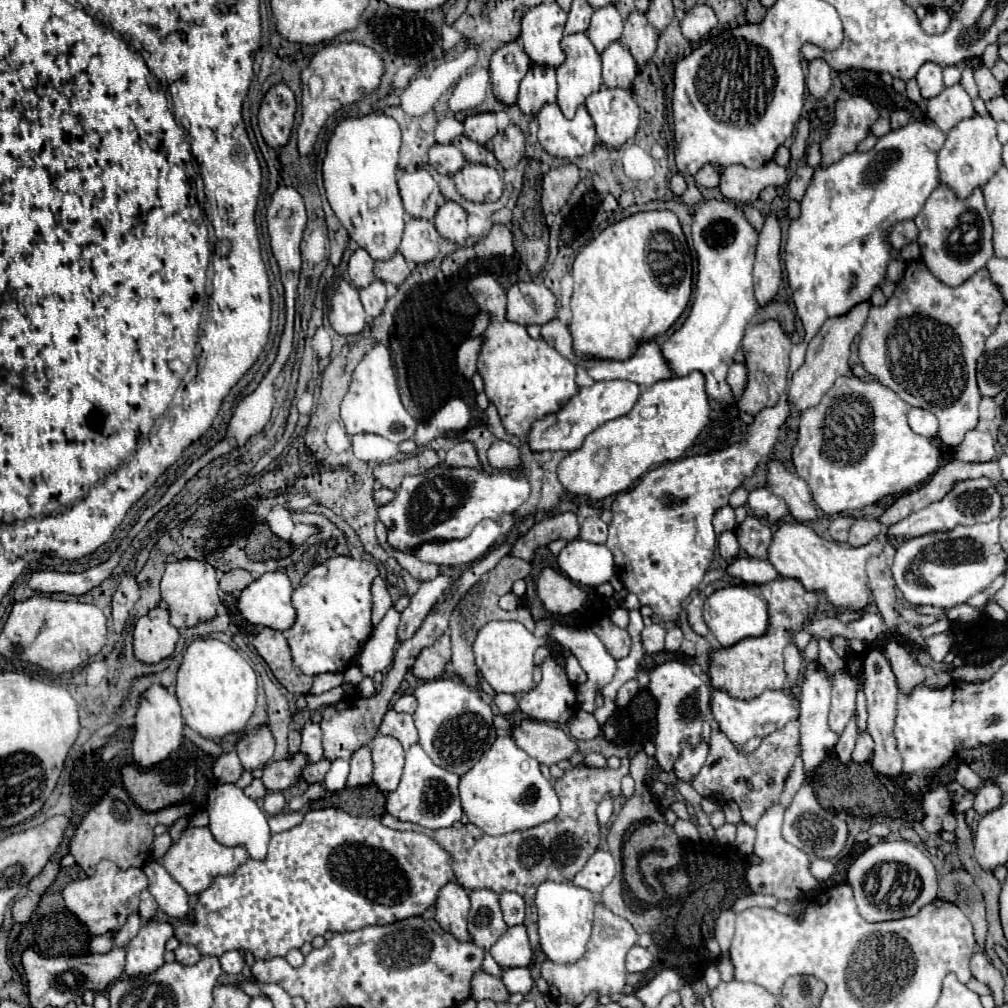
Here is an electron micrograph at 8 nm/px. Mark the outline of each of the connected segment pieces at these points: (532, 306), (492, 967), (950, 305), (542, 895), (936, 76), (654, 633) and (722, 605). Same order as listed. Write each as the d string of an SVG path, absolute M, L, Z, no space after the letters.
M517 282L507 292L507 320L529 326L547 324L557 318L557 298L541 282Z
M487 952L487 956L483 958L483 964L481 964L481 970L483 972L487 972L487 974L491 974L491 976L495 976L495 978L501 978L501 974L503 974L503 970L501 970L501 966L493 960L493 956Z
M915 260L907 266L903 280L897 284L895 294L887 300L885 306L871 306L867 322L861 330L859 358L863 368L875 376L883 386L897 392L907 404L927 408L939 418L939 438L945 446L955 448L961 444L963 436L977 426L977 408L979 408L979 388L975 382L975 364L983 354L985 340L999 324L999 314L1005 306L1005 300L999 288L991 282L989 272L983 268L965 284L951 288L939 282L921 260Z
M543 882L537 888L535 906L539 914L541 950L547 954L547 958L557 964L573 964L575 960L581 960L593 926L595 896L569 882Z
M923 64L919 74L917 74L917 82L921 88L921 96L925 100L929 100L931 96L937 96L943 90L943 76L941 76L941 68L937 64Z
M651 624L645 626L641 632L641 640L643 640L643 650L647 654L655 654L663 650L663 642L665 642L665 628L659 624Z
M727 586L715 590L703 610L705 622L717 642L721 646L733 646L743 638L753 638L753 636L763 636L769 628L769 614L767 614L767 602L757 594L757 590L747 588L747 586Z

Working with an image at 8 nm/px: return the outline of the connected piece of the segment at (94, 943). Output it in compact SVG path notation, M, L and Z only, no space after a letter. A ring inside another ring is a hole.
M111 934L91 938L91 942L89 942L89 952L91 952L91 954L107 954L111 948L113 948Z

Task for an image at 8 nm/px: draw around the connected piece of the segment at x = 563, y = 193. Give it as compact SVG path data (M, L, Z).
M575 164L551 168L543 178L543 194L541 194L543 212L557 214L565 206L577 184L579 184L579 168Z

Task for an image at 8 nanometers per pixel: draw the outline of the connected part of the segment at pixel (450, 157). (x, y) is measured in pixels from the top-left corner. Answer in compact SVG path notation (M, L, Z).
M435 144L429 150L429 164L443 176L453 176L465 166L465 158L455 144Z

